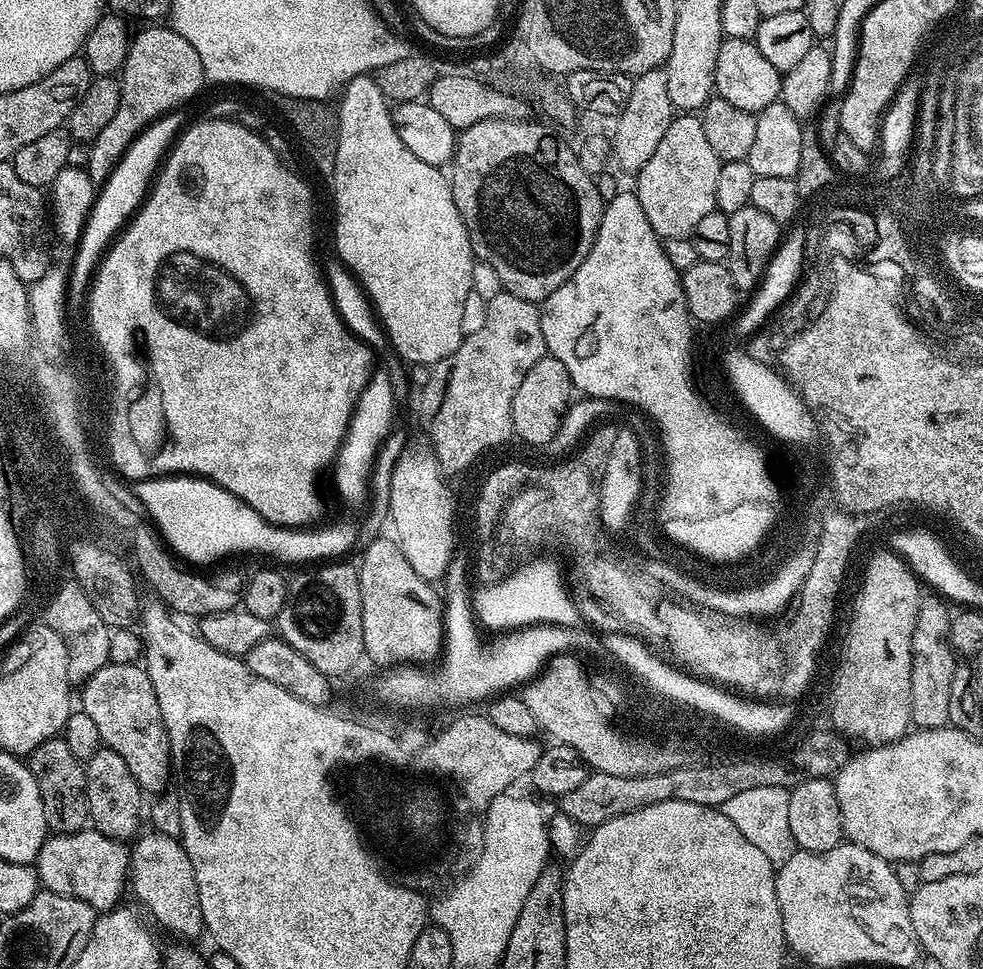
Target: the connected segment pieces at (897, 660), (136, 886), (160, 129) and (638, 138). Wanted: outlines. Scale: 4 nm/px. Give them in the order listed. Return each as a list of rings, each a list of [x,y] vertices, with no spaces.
[[[877,556],[868,570],[856,621],[844,651],[843,667],[840,667],[840,676],[836,676],[832,693],[835,731],[849,741],[862,740],[875,746],[901,740],[909,731],[912,639],[922,599],[920,588],[921,581],[901,556],[897,559]]]
[[[155,830],[146,832],[130,848],[128,857],[130,892],[148,907],[149,914],[166,931],[180,936],[176,938],[188,938],[184,936],[203,933],[205,927],[202,906],[198,902],[198,882],[194,882],[194,866],[190,866],[190,858],[183,843],[177,837],[167,836]]]
[[[180,110],[160,117],[159,120],[149,124],[139,136],[136,136],[135,142],[127,148],[126,154],[116,164],[115,170],[111,172],[110,178],[104,185],[101,185],[95,195],[92,210],[88,221],[84,223],[80,237],[79,248],[82,252],[86,252],[86,248],[90,248],[92,234],[96,234],[96,238],[102,240],[104,234],[112,232],[112,228],[116,228],[116,224],[120,224],[120,220],[124,219],[124,212],[128,212],[128,208],[132,208],[132,204],[136,204],[136,196],[140,196],[140,188],[144,188],[144,176],[148,176],[148,168],[152,168],[152,160],[156,160],[156,152],[160,152],[160,148],[164,148],[164,140],[168,140],[168,136],[172,134],[172,128],[176,128],[180,119]]]
[[[663,67],[644,72],[633,79],[626,106],[616,117],[611,137],[613,161],[626,172],[636,174],[650,160],[658,143],[674,117],[674,109],[667,93],[667,79]]]

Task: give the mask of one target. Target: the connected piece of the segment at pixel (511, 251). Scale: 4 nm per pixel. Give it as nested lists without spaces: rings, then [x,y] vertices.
[[[528,118],[483,120],[463,129],[456,141],[456,173],[451,173],[450,183],[458,214],[462,214],[470,238],[473,257],[492,268],[503,291],[518,298],[543,302],[572,277],[574,270],[582,266],[586,254],[590,254],[606,200],[600,197],[594,176],[582,170],[567,139],[559,140],[547,128],[547,123],[531,124],[530,121]]]

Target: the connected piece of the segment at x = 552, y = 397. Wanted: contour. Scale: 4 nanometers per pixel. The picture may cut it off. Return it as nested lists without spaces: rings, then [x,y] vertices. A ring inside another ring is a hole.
[[[544,355],[538,363],[530,366],[512,399],[512,430],[515,439],[525,440],[528,444],[551,445],[573,400],[572,379],[566,366],[562,366],[562,362],[555,360],[552,355]]]

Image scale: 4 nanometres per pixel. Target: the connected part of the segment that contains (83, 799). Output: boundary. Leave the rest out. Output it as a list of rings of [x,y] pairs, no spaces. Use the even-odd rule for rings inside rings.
[[[63,738],[42,742],[33,752],[28,753],[26,763],[38,782],[42,794],[42,806],[46,810],[46,822],[56,834],[81,832],[89,827],[88,783],[86,782],[85,761],[74,756]]]

